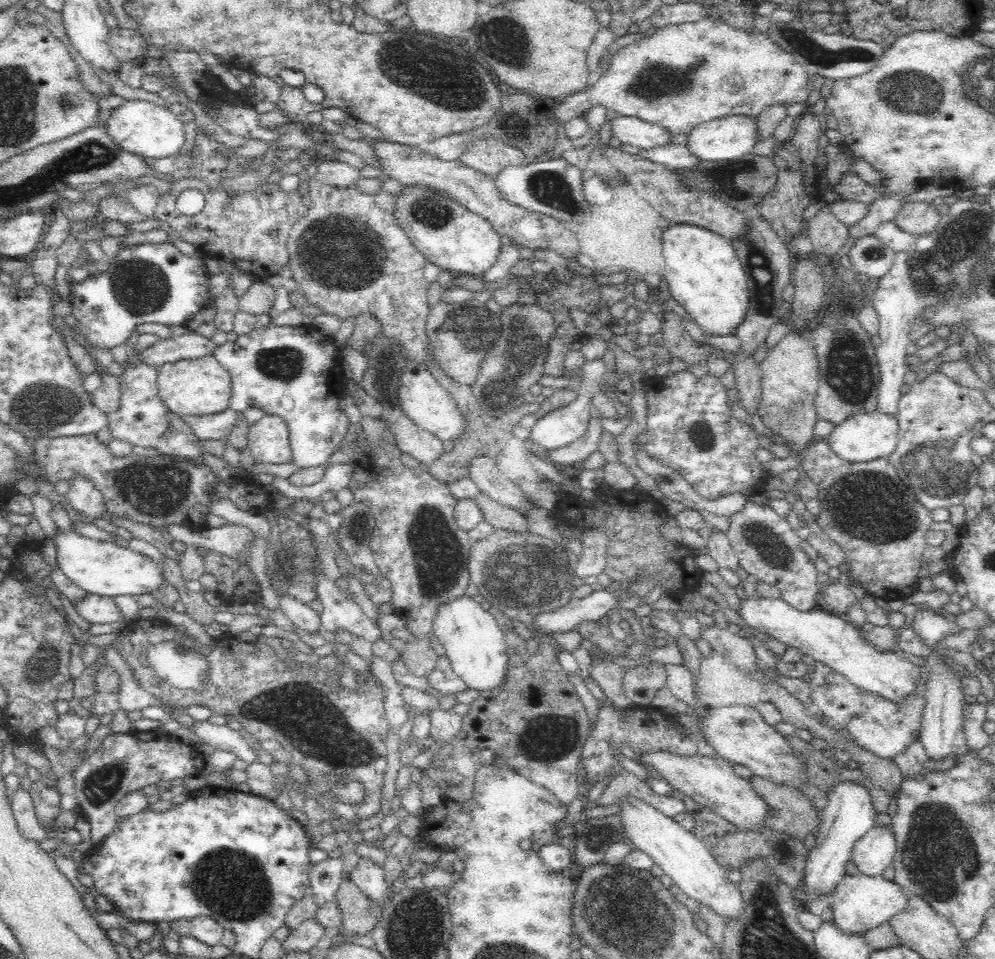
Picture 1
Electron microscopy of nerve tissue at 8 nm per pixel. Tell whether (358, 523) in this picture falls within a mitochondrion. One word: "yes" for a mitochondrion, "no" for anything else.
no

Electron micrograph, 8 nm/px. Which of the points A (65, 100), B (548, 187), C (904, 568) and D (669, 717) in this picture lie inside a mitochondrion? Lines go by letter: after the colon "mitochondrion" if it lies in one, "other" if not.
A: mitochondrion
B: mitochondrion
C: other
D: other

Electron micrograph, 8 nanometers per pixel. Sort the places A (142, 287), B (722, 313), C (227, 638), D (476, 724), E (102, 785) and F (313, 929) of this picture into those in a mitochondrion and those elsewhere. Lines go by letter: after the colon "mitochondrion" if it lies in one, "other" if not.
A: mitochondrion
B: other
C: other
D: other
E: mitochondrion
F: other

